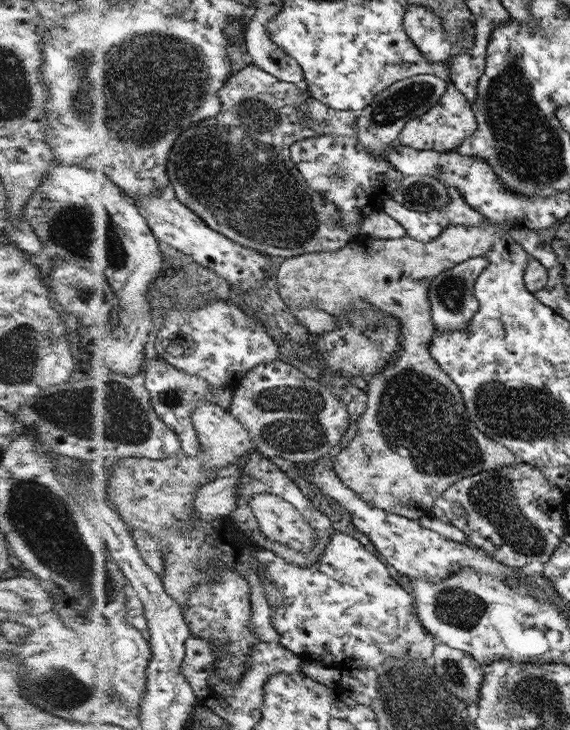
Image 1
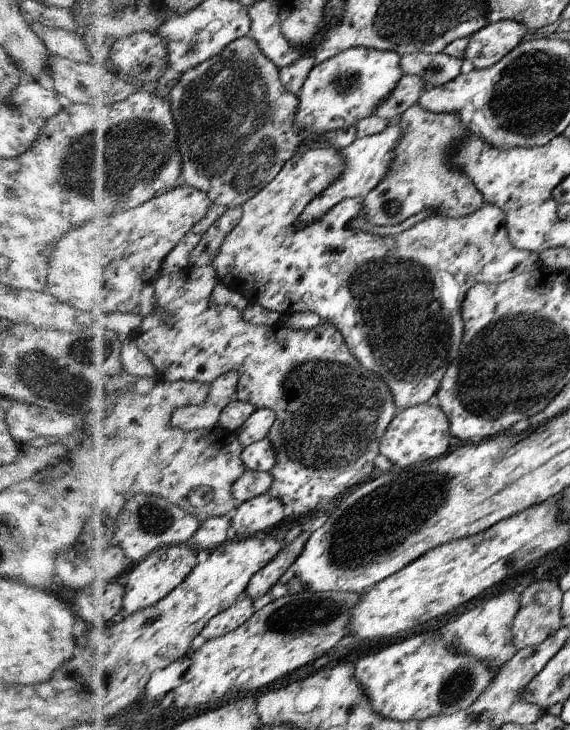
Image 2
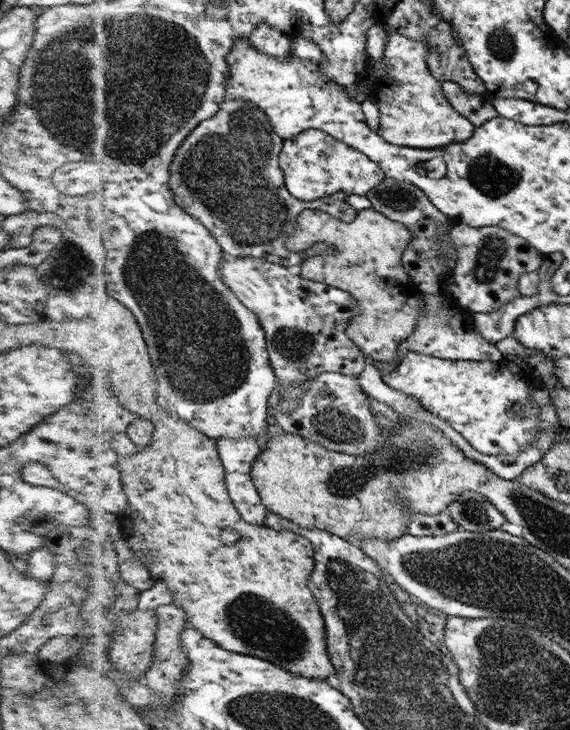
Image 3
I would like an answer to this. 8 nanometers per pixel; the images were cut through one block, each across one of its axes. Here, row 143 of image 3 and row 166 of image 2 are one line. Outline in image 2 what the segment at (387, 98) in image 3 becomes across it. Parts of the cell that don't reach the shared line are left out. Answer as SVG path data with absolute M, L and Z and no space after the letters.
M416 102L401 115L399 128L401 139L394 148L393 163L390 164L385 179L382 179L373 191L363 198L365 201L363 212L369 224L393 227L425 209L434 209L442 217L464 217L483 206L485 198L482 197L480 190L462 169L453 165L453 155L459 146L457 141L462 141L468 134L473 135L468 128L465 128L458 113L434 113Z

